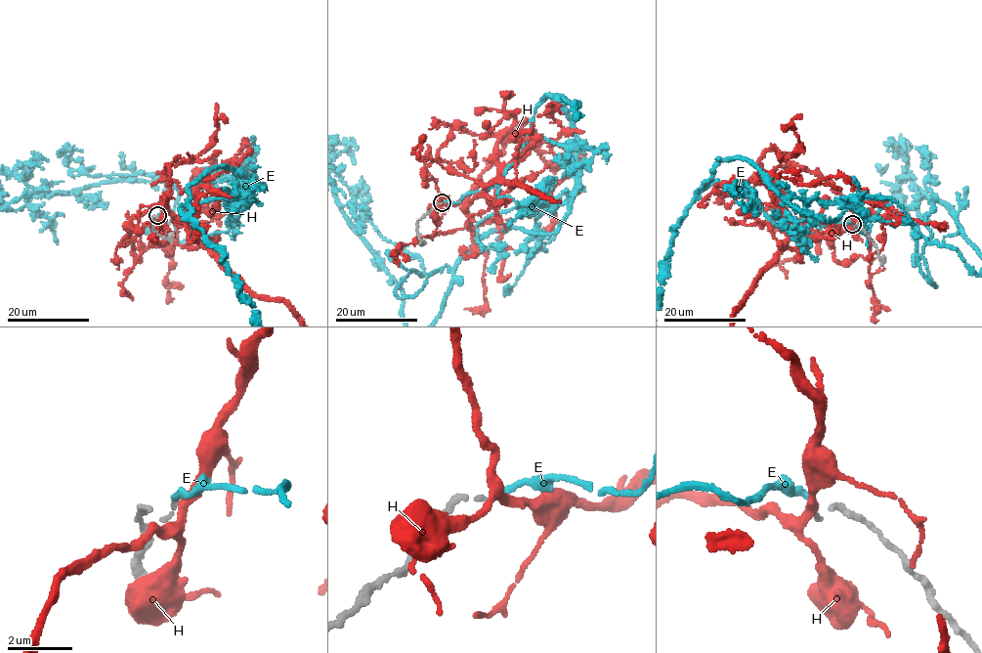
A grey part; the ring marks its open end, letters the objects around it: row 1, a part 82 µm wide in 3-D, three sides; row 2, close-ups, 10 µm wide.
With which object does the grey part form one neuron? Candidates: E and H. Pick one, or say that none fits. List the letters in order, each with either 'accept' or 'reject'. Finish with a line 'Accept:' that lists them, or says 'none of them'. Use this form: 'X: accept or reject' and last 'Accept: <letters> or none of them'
E: accept
H: reject
Accept: E

